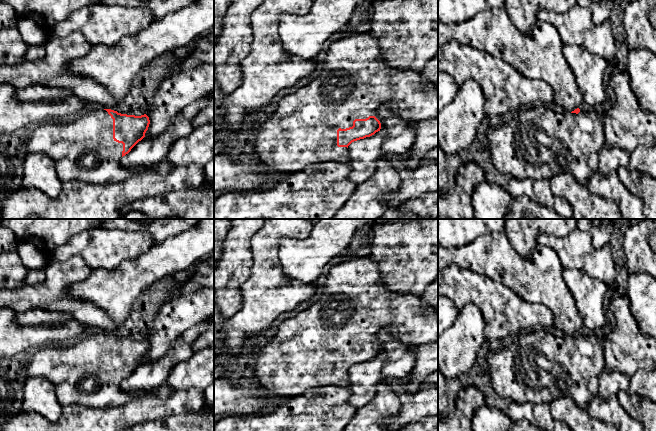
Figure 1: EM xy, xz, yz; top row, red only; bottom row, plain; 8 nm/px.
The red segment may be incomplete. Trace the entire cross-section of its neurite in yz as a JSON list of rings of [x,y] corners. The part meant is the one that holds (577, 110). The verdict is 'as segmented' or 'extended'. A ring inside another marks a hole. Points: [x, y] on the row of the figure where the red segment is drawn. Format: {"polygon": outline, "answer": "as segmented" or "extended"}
{"polygon": [[[538,105],[518,111],[514,116],[505,119],[496,127],[490,126],[487,130],[491,160],[501,173],[518,179],[550,180],[560,172],[569,172],[578,183],[588,184],[590,177],[598,171],[598,152],[606,145],[604,121],[600,110],[584,113],[577,108],[571,113],[562,113],[554,107]]], "answer": "extended"}

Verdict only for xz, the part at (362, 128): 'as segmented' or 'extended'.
extended

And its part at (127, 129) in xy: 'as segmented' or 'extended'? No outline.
extended

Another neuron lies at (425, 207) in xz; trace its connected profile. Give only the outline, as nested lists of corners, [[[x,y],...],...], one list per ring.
[[[438,192],[408,200],[397,209],[414,213],[421,219],[438,219]]]

